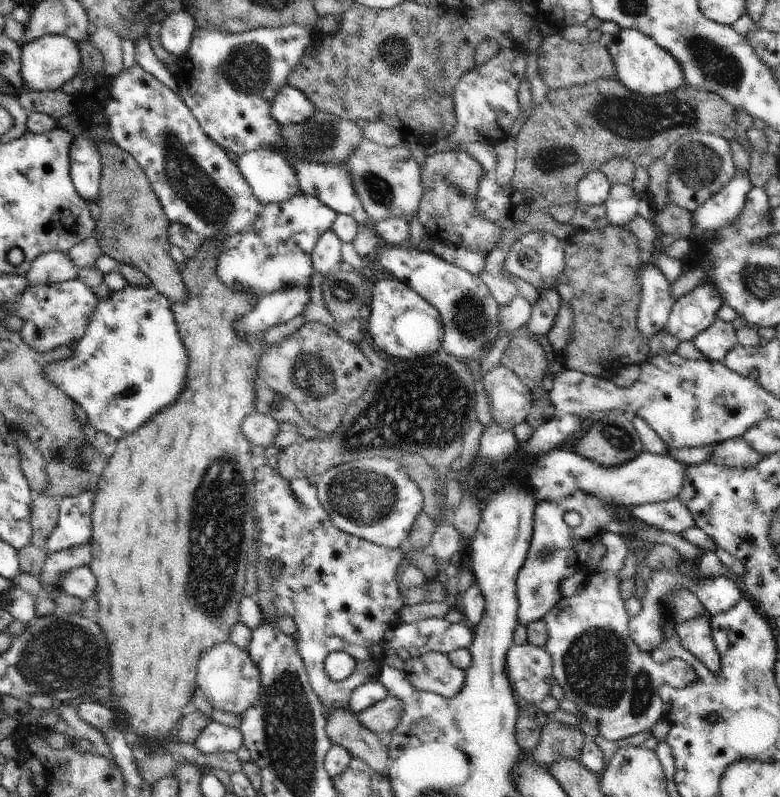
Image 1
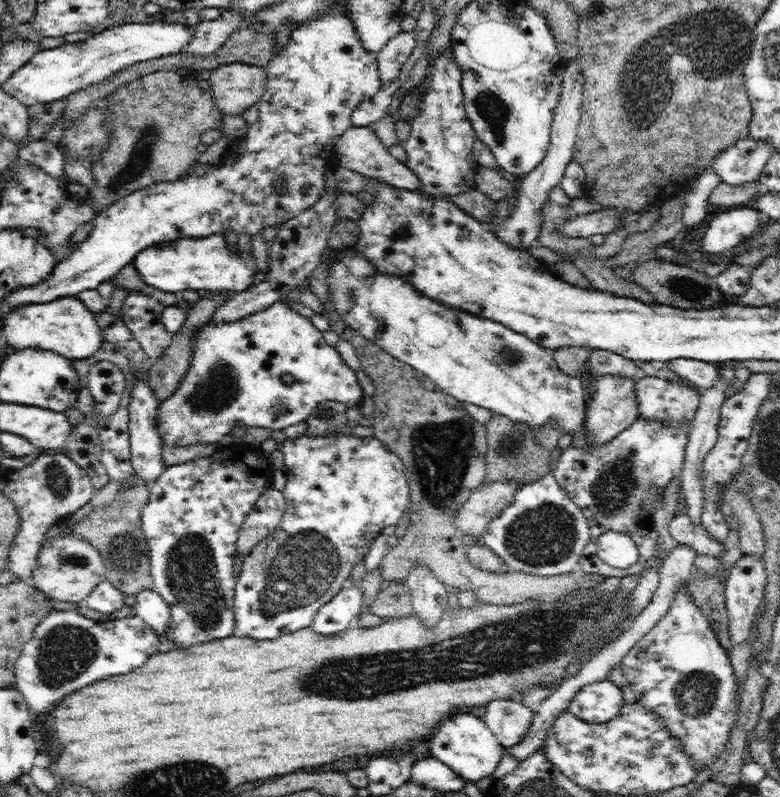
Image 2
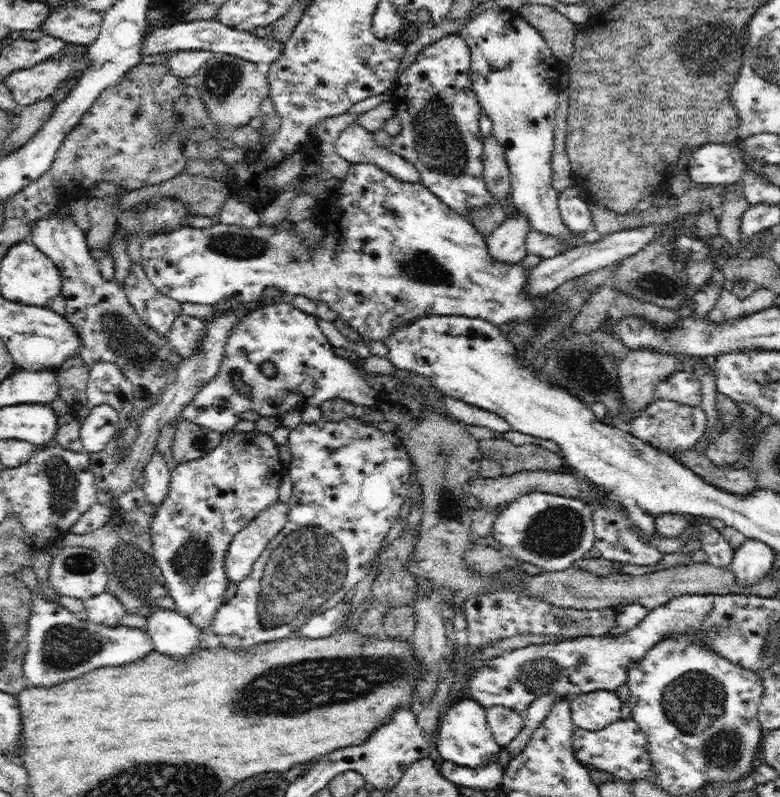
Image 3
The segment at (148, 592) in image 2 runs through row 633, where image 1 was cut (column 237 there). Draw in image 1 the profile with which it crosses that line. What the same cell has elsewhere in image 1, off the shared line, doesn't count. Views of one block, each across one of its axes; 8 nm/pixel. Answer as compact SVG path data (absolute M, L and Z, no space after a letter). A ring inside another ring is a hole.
M257 148L235 162L255 197L263 204L280 204L302 193L300 182L284 153Z

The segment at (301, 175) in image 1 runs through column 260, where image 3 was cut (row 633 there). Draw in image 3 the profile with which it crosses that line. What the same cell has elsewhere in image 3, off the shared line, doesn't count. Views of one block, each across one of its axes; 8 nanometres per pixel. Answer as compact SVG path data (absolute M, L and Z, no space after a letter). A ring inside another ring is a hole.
M32 592L31 597L31 613L27 622L27 651L22 668L25 680L30 680L32 686L48 688L48 686L54 686L62 680L70 680L70 678L85 675L86 672L94 669L125 665L145 657L155 649L153 640L146 631L124 625L100 626L90 622L84 616L72 613L58 602L46 601L42 595L38 595L36 592Z

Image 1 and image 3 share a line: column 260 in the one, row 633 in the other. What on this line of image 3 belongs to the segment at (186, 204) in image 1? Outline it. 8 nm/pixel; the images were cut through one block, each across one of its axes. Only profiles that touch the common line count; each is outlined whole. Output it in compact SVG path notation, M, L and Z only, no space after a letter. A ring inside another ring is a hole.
M229 431L223 434L223 438L214 450L211 450L208 454L202 456L202 458L197 458L186 463L178 463L174 470L170 474L170 484L168 486L168 494L166 498L162 500L162 504L157 507L156 514L150 522L150 536L152 541L153 555L155 556L155 562L161 568L161 572L164 576L164 586L171 596L178 608L178 612L186 615L193 625L196 625L200 632L206 634L211 634L211 622L213 616L217 613L217 610L226 602L226 588L228 588L228 577L226 577L226 567L225 560L226 555L237 532L240 532L242 528L246 528L246 525L258 516L264 509L268 508L270 504L274 504L276 500L279 500L279 488L280 481L284 477L285 467L284 462L280 461L278 457L278 446L276 442L272 439L271 435L263 434L262 432L240 432L240 434L234 434L234 432Z

